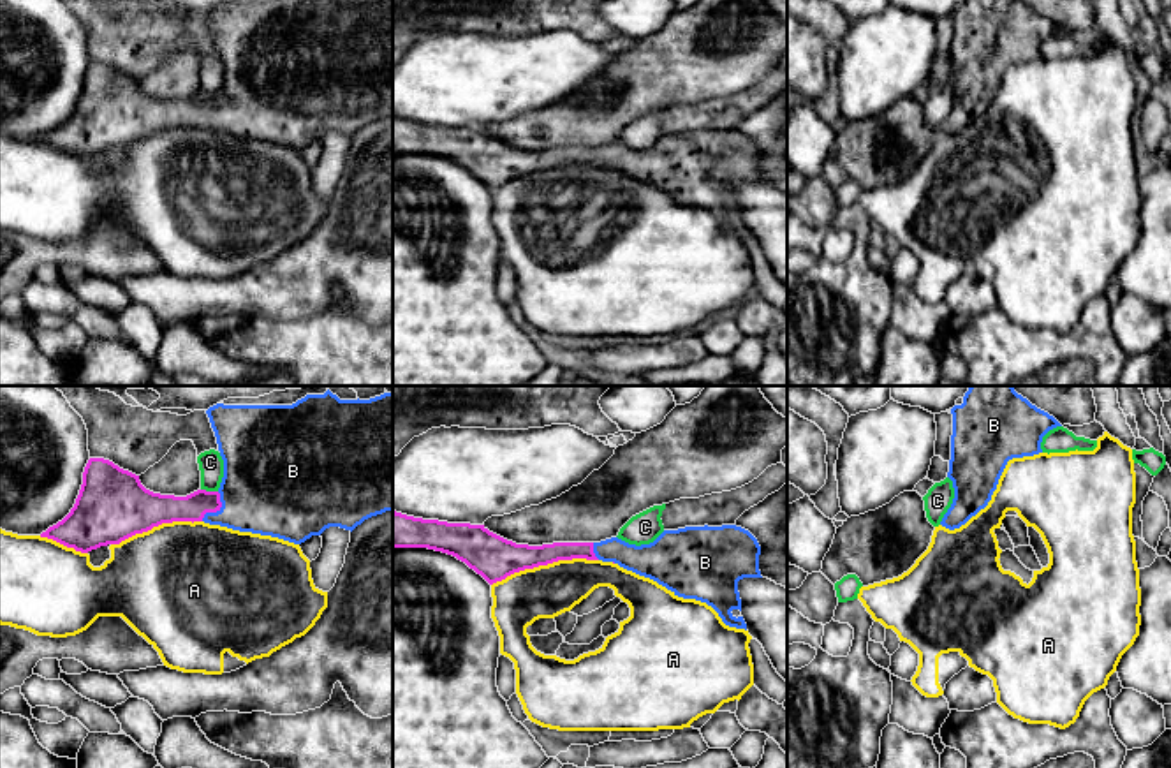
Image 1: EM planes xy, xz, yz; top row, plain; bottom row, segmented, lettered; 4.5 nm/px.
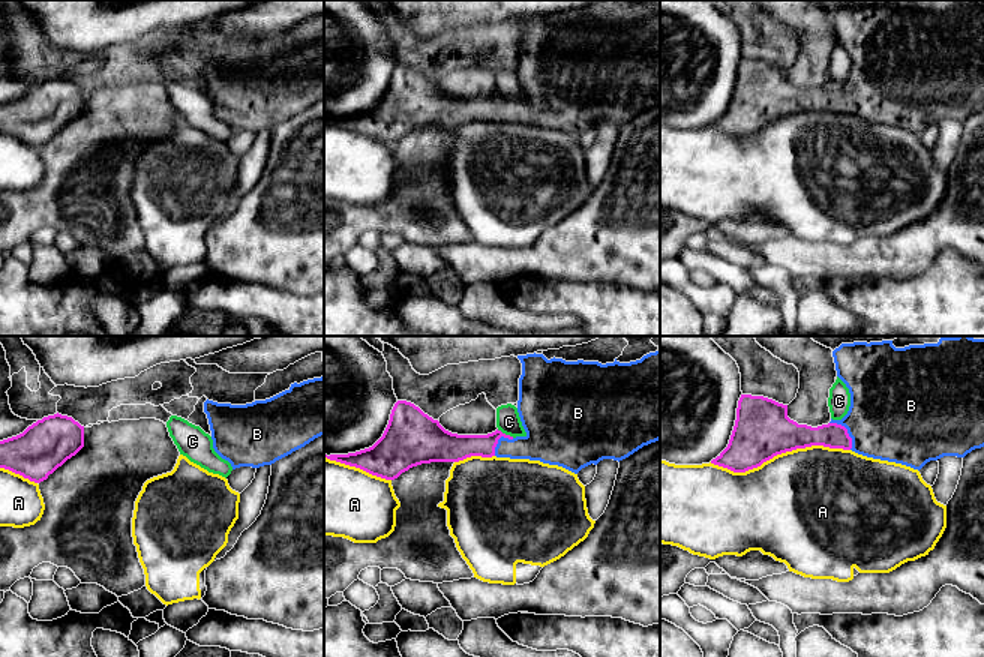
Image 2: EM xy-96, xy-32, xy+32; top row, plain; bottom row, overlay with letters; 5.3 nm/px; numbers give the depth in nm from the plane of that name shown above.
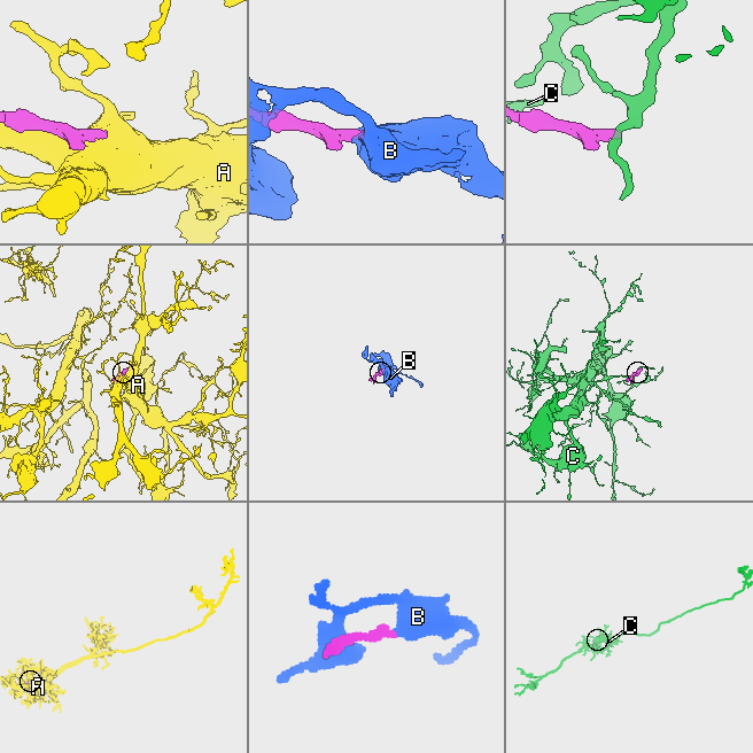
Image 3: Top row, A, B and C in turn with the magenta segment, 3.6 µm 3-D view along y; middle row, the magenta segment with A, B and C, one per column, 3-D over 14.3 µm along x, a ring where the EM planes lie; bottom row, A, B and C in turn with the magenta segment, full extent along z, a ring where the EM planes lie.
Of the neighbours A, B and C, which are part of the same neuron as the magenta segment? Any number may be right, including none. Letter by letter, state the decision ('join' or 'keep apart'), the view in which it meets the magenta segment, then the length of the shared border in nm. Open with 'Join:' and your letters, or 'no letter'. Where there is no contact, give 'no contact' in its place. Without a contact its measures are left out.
Join: B
A: keep apart | xz | 500 nm
B: join | xy | 160 nm
C: keep apart | xy | 80 nm

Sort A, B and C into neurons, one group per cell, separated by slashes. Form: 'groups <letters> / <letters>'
groups A / B / C

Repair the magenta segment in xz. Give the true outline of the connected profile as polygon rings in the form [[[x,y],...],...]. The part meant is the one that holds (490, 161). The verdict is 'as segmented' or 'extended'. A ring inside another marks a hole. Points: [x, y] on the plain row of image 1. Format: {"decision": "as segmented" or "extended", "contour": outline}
{"decision": "extended", "contour": [[[393,116],[393,153],[428,153],[453,160],[481,180],[490,190],[514,178],[558,166],[586,164],[615,167],[627,176],[657,187],[678,203],[706,208],[718,218],[725,231],[745,236],[747,229],[743,222],[736,224],[731,218],[733,215],[741,217],[738,187],[743,183],[762,183],[759,176],[761,151],[748,136],[736,130],[664,136],[653,148],[641,151],[629,150],[618,143],[600,148],[528,151],[507,146],[490,137],[484,130],[423,125]]]}

